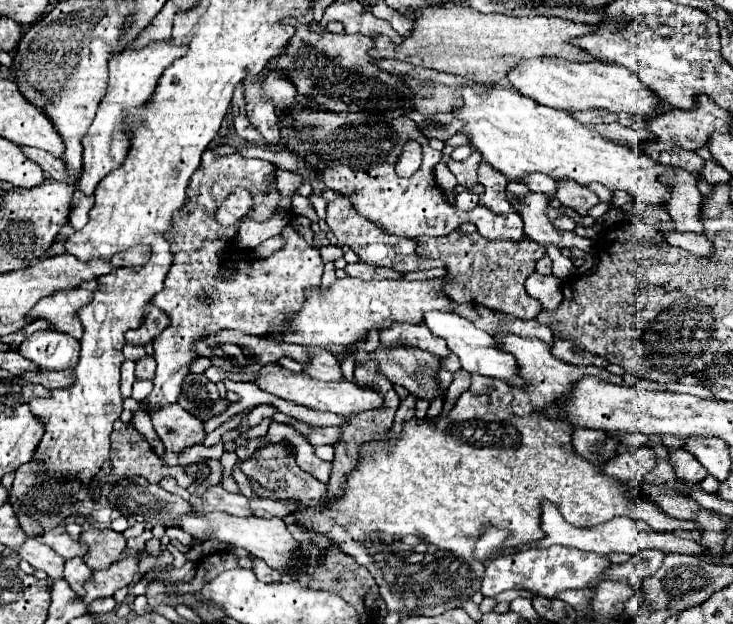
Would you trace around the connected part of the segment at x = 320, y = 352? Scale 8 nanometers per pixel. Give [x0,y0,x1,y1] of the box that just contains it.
[302,346,342,380]

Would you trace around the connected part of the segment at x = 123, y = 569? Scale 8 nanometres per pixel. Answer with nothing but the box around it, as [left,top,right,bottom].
[78,556,138,604]

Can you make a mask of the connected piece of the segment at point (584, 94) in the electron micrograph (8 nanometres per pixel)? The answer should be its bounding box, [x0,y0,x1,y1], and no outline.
[508,58,658,116]

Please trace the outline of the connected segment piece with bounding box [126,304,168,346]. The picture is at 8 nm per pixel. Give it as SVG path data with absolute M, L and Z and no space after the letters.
M154 304L146 306L146 316L140 324L140 328L136 330L128 330L126 332L126 340L130 344L146 344L152 342L152 338L158 334L158 330L164 330L168 326L168 318L166 314L162 314L162 310L158 310Z

